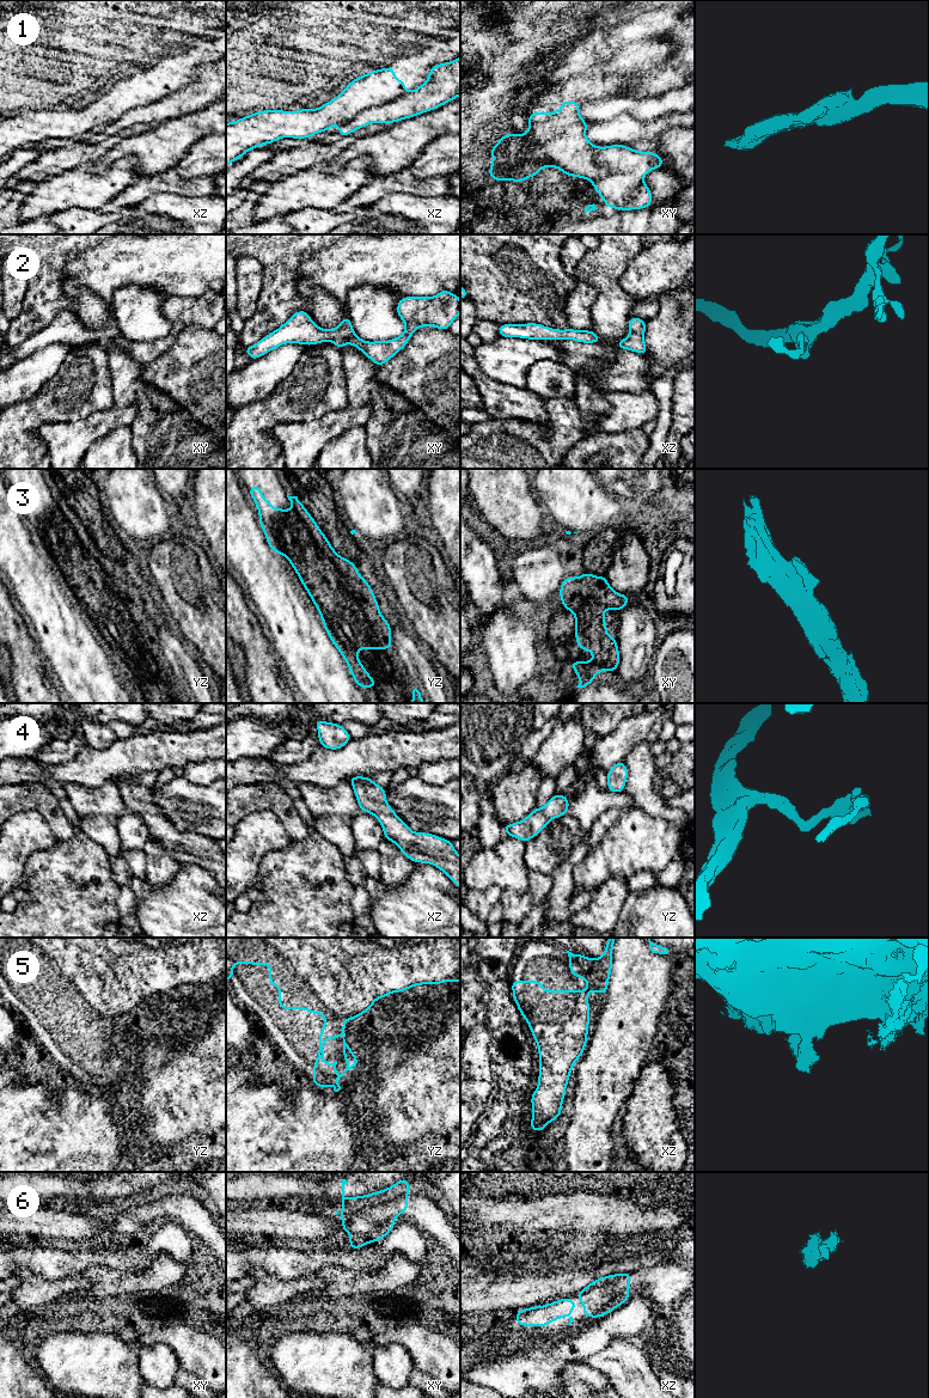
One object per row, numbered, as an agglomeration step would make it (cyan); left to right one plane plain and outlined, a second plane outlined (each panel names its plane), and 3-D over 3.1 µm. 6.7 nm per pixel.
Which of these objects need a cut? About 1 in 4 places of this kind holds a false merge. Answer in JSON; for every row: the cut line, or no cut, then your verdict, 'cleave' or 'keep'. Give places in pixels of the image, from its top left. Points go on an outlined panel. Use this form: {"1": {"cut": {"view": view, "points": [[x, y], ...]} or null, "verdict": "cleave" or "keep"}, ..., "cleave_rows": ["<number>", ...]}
{"1": {"cut": {"view": "xz", "points": [[408, 92], [380, 105], [361, 110], [341, 127]]}, "verdict": "cleave"}, "2": {"cut": null, "verdict": "keep"}, "3": {"cut": null, "verdict": "keep"}, "4": {"cut": null, "verdict": "keep"}, "5": {"cut": null, "verdict": "keep"}, "6": {"cut": null, "verdict": "keep"}, "cleave_rows": ["1"]}

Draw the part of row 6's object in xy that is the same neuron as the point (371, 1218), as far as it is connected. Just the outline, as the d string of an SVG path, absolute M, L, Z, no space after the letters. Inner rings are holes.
M342 1179L341 1231L349 1232L349 1246L359 1250L369 1243L384 1239L395 1228L395 1220L409 1208L409 1179L365 1196L346 1197Z

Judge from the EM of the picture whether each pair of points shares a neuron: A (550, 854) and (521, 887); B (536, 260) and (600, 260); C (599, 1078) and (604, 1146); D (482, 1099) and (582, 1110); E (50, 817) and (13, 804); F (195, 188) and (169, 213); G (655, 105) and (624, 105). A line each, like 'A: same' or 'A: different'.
A: different
B: different
C: same
D: different
E: same
F: different
G: same

